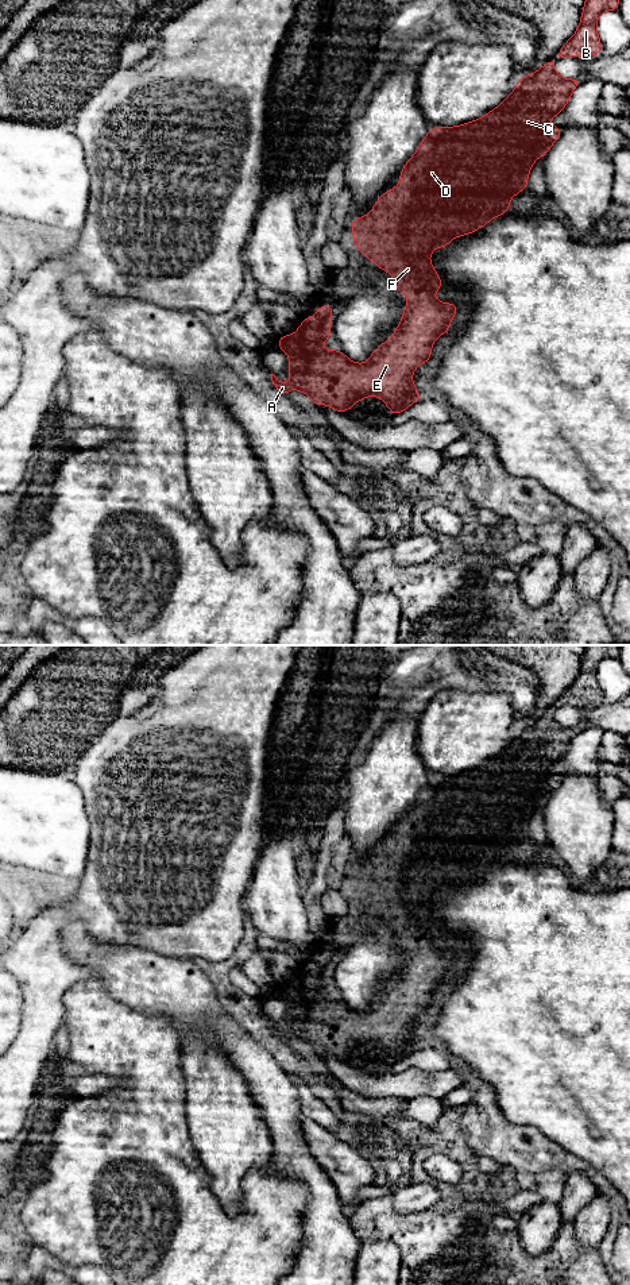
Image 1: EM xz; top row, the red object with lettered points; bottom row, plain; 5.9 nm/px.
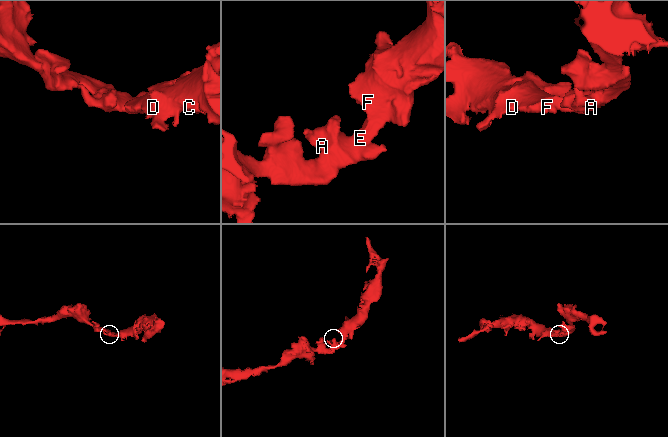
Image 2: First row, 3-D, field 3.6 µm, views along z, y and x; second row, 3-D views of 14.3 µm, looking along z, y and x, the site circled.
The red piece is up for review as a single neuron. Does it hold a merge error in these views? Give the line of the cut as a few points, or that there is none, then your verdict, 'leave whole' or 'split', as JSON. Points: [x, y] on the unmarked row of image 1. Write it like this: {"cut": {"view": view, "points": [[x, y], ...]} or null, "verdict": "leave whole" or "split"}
{"cut": null, "verdict": "leave whole"}

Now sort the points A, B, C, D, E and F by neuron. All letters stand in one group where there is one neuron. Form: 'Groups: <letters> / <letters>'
Groups: A B C D E F

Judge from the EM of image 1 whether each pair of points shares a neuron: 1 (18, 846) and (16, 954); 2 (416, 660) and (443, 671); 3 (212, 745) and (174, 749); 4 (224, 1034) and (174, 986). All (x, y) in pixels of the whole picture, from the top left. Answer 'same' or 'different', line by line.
1: different
2: same
3: same
4: same

